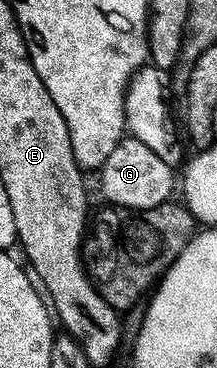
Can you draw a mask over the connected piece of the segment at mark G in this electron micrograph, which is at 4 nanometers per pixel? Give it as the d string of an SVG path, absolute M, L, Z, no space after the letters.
M126 137L115 149L111 158L100 170L101 189L108 204L116 208L131 209L137 212L153 210L155 207L168 204L174 197L175 175L174 168L163 163L149 147L139 140Z

